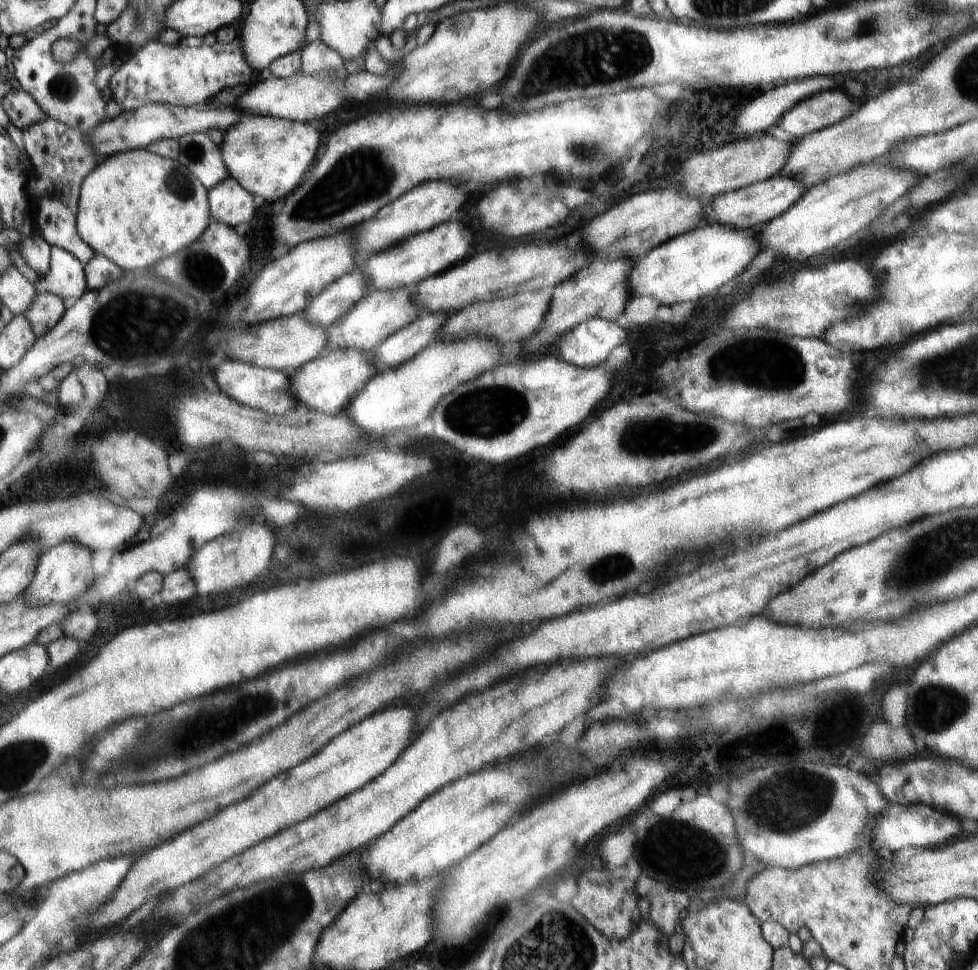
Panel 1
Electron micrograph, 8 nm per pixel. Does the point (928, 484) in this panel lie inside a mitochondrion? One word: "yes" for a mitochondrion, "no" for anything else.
no

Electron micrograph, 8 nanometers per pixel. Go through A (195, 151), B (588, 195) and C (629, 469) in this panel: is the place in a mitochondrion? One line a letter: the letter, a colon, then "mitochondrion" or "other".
A: mitochondrion
B: other
C: other

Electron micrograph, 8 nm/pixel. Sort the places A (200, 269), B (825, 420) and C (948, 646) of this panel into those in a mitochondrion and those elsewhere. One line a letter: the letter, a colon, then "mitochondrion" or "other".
A: mitochondrion
B: other
C: other

